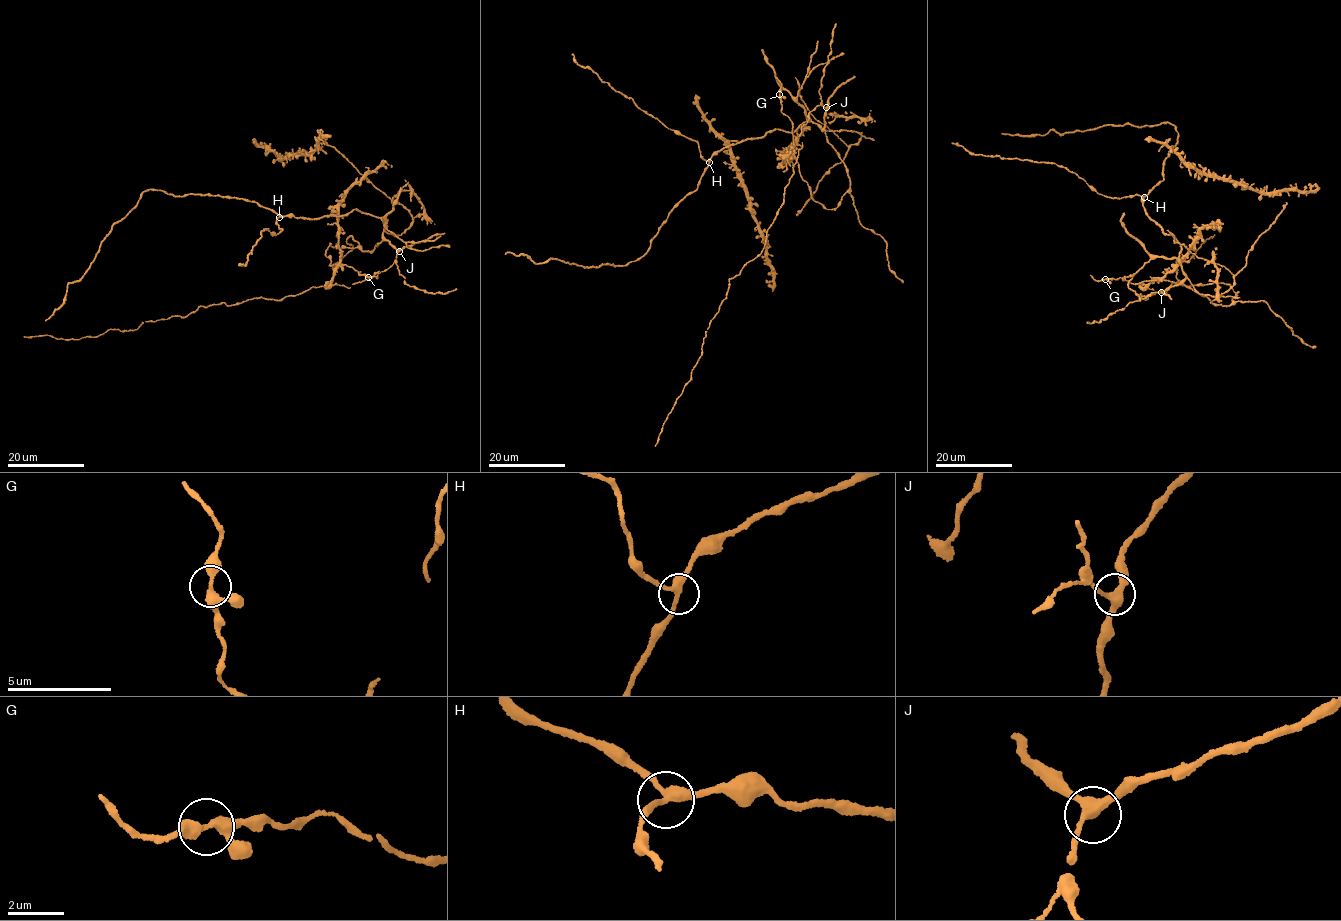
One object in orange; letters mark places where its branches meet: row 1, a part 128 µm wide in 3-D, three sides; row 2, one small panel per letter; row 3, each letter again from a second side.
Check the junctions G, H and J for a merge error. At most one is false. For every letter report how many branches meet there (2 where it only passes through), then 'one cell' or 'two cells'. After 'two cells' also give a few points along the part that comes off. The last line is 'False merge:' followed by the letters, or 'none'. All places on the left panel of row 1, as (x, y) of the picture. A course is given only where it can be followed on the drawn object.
G: 3 branches meet; one cell
H: 3 branches meet; one cell
J: 3 branches meet; one cell
False merge: none

